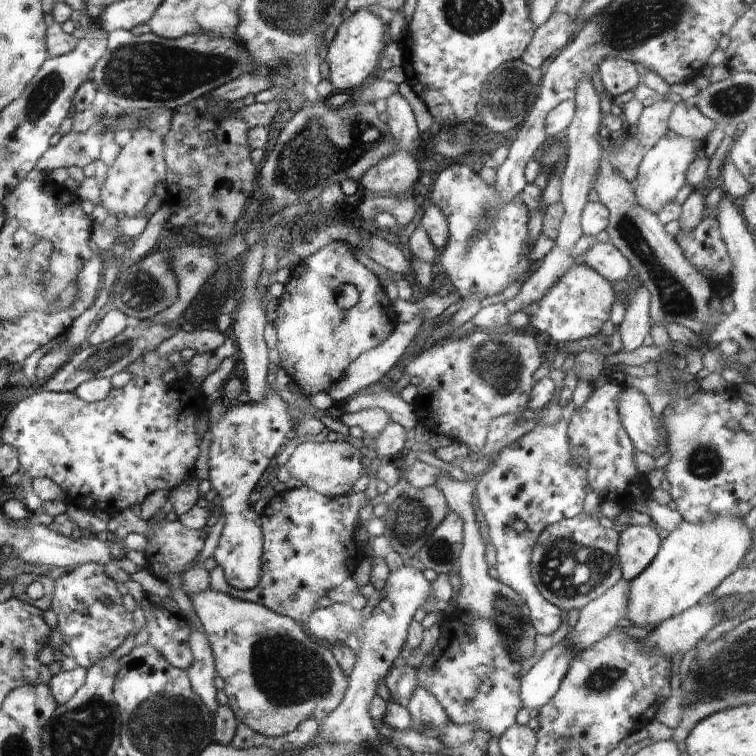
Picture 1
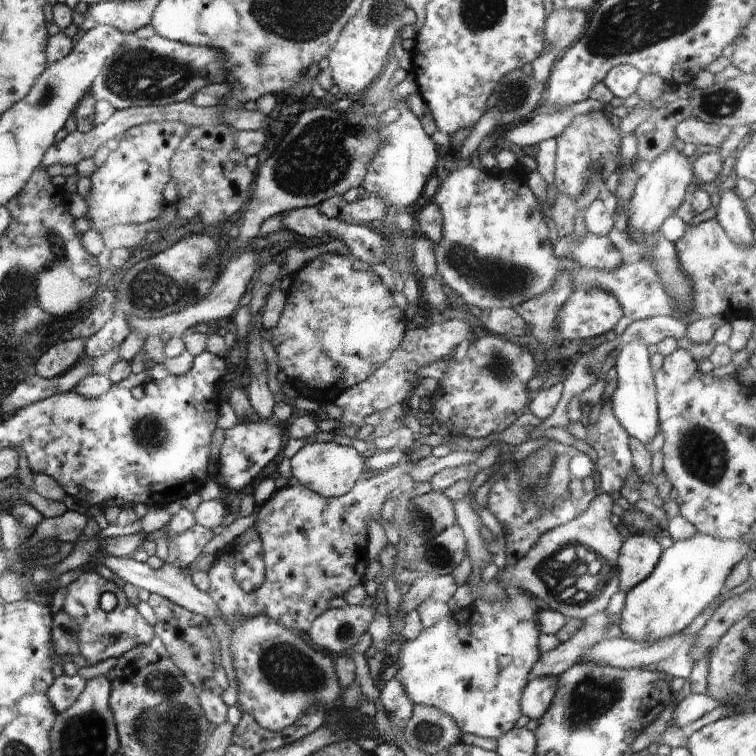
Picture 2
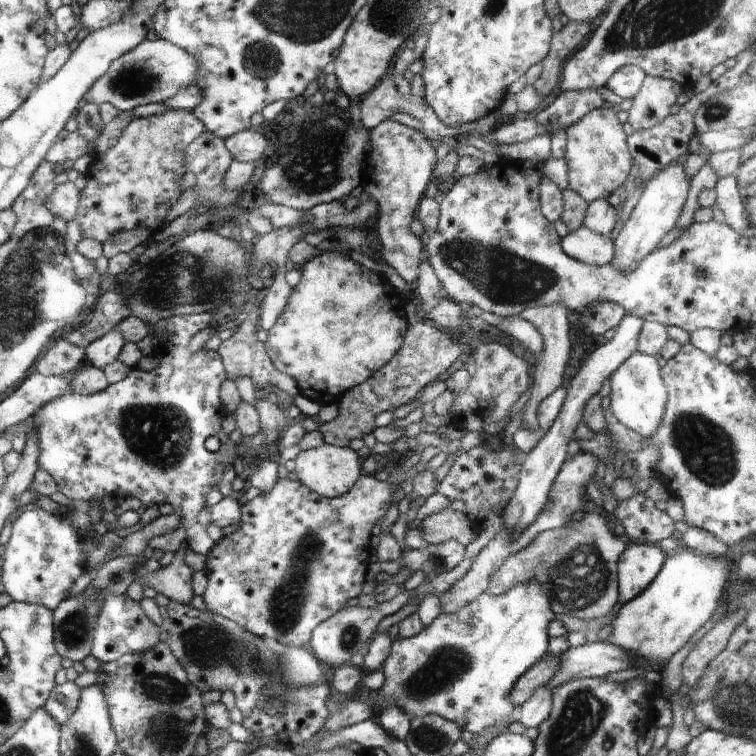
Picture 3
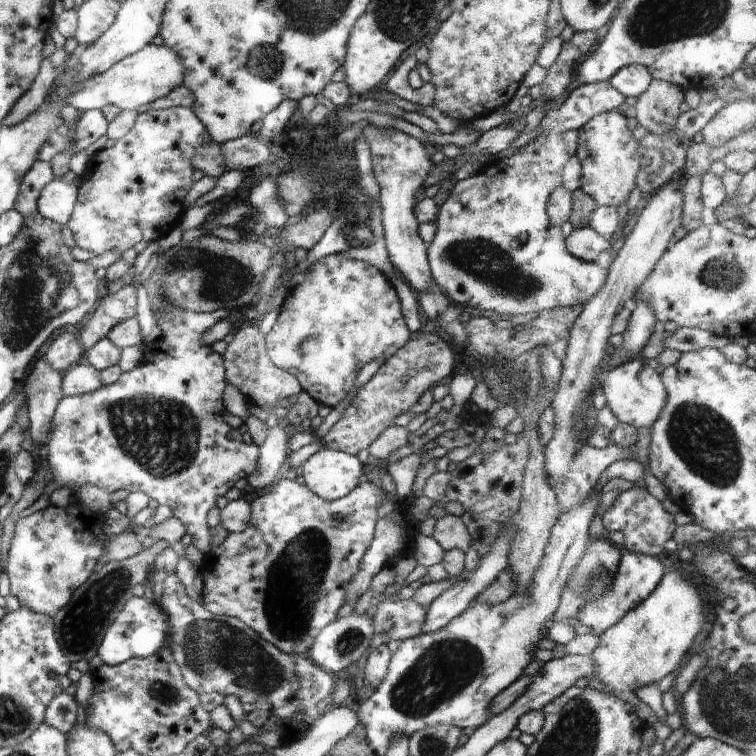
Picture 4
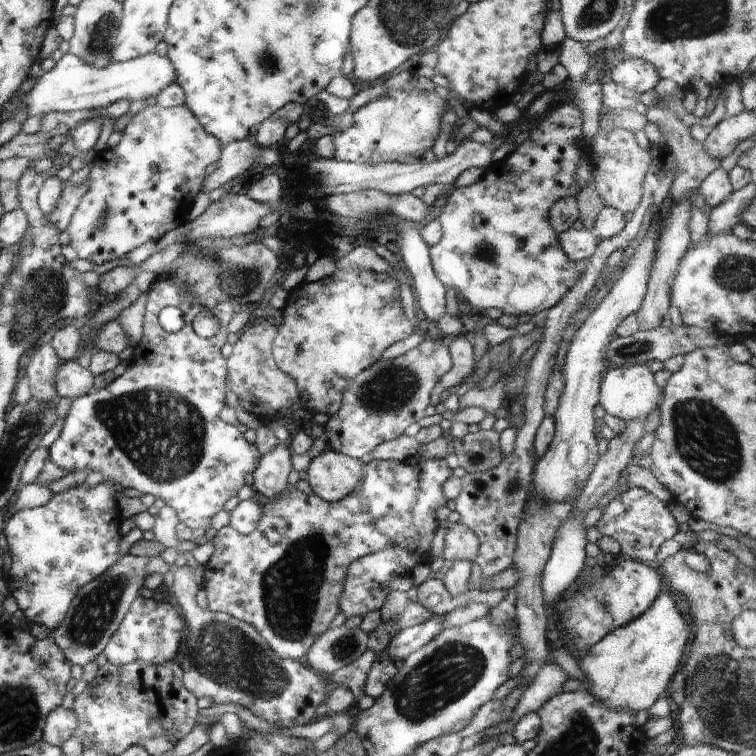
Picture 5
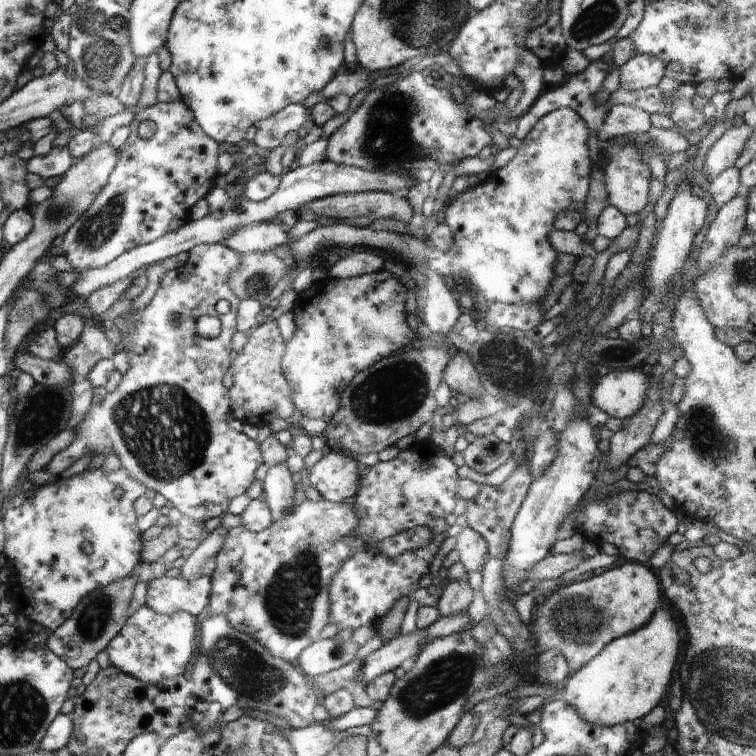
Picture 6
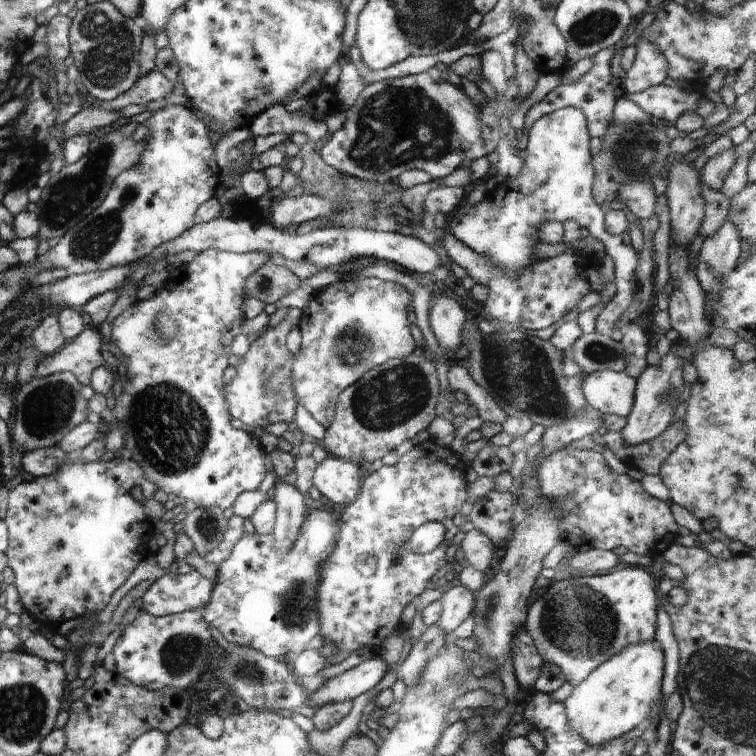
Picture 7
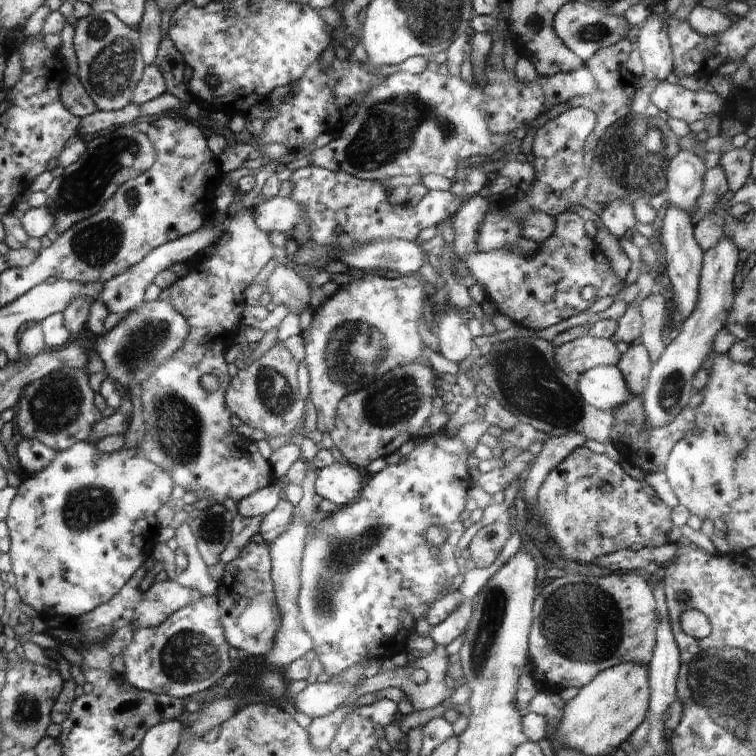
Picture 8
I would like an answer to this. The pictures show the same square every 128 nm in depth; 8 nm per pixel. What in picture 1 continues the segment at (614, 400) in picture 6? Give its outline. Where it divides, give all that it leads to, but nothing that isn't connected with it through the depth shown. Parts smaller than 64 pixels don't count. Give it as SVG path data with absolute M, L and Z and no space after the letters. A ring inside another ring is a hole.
M641 284L629 300L624 320L616 326L625 351L632 352L643 346L644 339L650 332L652 322L649 314L650 300L651 292ZM622 384L622 394L618 396L620 422L635 450L652 456L658 448L659 436L656 432L657 422L648 404L640 390Z

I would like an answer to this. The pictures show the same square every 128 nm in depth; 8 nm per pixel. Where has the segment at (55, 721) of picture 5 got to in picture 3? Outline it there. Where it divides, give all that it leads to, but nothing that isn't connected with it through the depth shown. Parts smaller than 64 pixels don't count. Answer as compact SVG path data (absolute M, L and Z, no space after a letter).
M74 681L55 684L48 700L44 703L44 710L62 726L62 723L68 722L68 718L76 712L80 690Z

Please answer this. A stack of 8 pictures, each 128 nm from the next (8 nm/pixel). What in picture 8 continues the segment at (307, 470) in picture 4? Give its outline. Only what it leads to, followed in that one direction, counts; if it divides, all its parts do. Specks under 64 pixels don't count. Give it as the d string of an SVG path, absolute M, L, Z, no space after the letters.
M337 462L316 473L315 492L336 506L352 504L362 492L363 472L357 467Z

